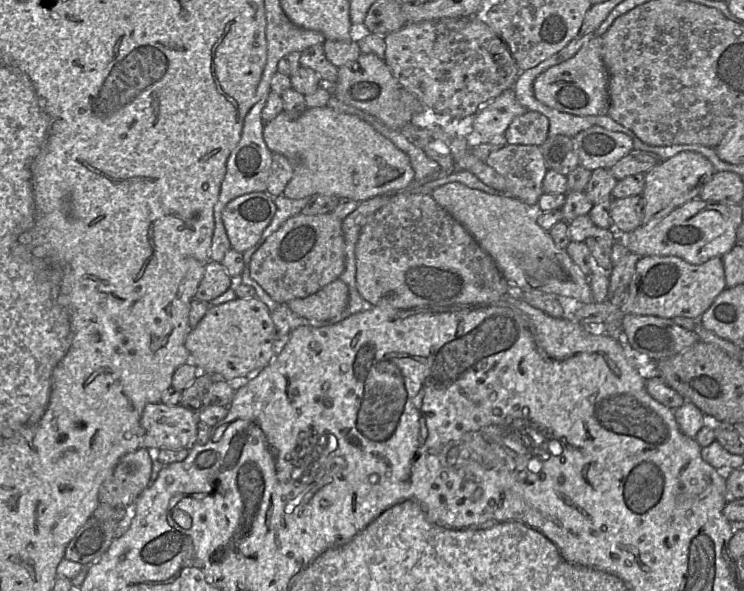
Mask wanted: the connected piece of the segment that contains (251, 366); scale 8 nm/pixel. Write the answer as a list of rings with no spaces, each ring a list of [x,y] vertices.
[[[234,299],[210,306],[185,339],[190,362],[199,369],[219,375],[224,381],[247,377],[266,367],[280,351],[280,339],[271,311],[259,299]]]

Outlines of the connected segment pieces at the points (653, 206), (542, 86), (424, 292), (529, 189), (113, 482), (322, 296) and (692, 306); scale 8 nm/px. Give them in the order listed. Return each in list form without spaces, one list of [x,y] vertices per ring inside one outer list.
[[[691,151],[679,152],[655,165],[646,173],[646,184],[642,193],[644,224],[659,221],[686,202],[699,198],[702,188],[716,172],[709,159]]]
[[[595,35],[572,58],[539,74],[533,84],[533,93],[540,102],[561,112],[578,116],[607,114],[608,72],[603,60],[602,37]]]
[[[396,193],[368,217],[356,247],[356,287],[373,306],[395,309],[457,310],[489,305],[511,294],[512,288],[495,261],[471,234],[430,195]]]
[[[506,144],[490,153],[486,164],[505,178],[509,195],[530,207],[537,207],[548,170],[540,147]]]
[[[145,448],[124,455],[100,486],[99,503],[132,511],[136,499],[150,484],[152,463]]]
[[[340,279],[333,281],[315,294],[286,303],[296,315],[326,321],[341,315],[349,303],[349,289]]]
[[[644,256],[636,263],[620,310],[624,315],[654,315],[669,319],[682,316],[699,320],[725,288],[722,257],[694,265],[677,256]]]

